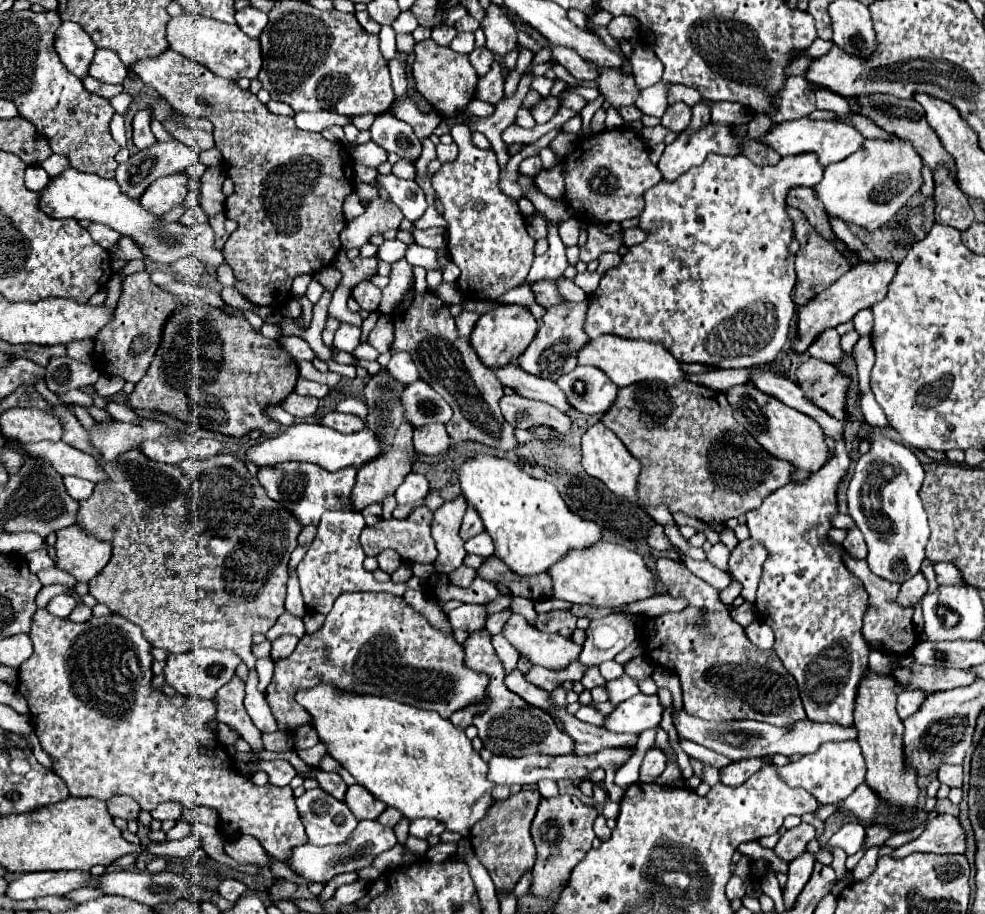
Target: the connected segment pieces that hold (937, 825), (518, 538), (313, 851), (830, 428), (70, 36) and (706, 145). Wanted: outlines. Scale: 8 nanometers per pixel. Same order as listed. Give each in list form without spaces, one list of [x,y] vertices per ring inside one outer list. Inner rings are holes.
[[[940,814],[930,822],[924,834],[892,852],[894,858],[904,858],[912,852],[934,852],[934,854],[964,854],[966,832],[958,816]]]
[[[480,454],[458,468],[462,494],[480,514],[486,532],[494,540],[494,556],[522,576],[546,572],[570,548],[586,548],[602,538],[596,522],[584,520],[566,508],[566,502],[546,480],[528,476],[508,458]]]
[[[362,820],[358,824],[358,828],[352,832],[352,836],[344,844],[322,846],[322,848],[320,846],[312,846],[312,844],[294,846],[290,850],[290,856],[286,858],[286,864],[300,878],[306,878],[310,882],[328,882],[336,874],[354,872],[358,868],[372,866],[374,858],[378,854],[394,848],[394,844],[396,844],[396,836],[394,836],[392,828],[386,828],[386,826],[382,826],[378,822],[372,822],[372,820]]]
[[[762,372],[752,374],[752,382],[760,392],[812,416],[822,426],[824,434],[838,442],[834,456],[818,472],[810,474],[806,480],[788,482],[766,496],[760,508],[748,510],[746,524],[750,528],[750,538],[758,540],[768,550],[754,606],[758,618],[774,630],[774,652],[796,678],[806,716],[814,722],[850,726],[858,684],[868,670],[870,648],[862,636],[862,618],[870,604],[858,578],[846,570],[844,546],[828,538],[832,518],[838,514],[836,490],[850,466],[850,456],[840,436],[842,424],[814,406],[788,378]]]
[[[62,22],[54,36],[54,48],[72,74],[76,74],[78,78],[84,78],[88,74],[96,46],[82,30],[82,26],[74,22]]]
[[[708,124],[702,130],[692,134],[680,134],[670,146],[666,146],[658,170],[662,172],[662,180],[674,182],[680,174],[704,162],[710,152],[718,154],[740,154],[740,142],[732,134],[732,126],[728,124]]]

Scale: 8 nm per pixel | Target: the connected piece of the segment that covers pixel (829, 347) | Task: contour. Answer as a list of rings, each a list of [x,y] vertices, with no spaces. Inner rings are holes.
[[[824,330],[808,348],[810,356],[826,360],[830,364],[836,364],[840,360],[840,336],[836,330]]]

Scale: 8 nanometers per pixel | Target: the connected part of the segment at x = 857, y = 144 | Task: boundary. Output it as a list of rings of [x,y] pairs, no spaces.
[[[800,118],[794,122],[782,122],[782,124],[774,124],[770,128],[770,132],[766,134],[764,142],[768,146],[772,146],[780,156],[788,156],[788,154],[800,154],[800,152],[814,152],[820,158],[822,166],[840,162],[844,158],[848,158],[852,152],[860,150],[864,146],[864,138],[862,134],[842,122],[824,122],[824,120],[810,120],[810,118]]]

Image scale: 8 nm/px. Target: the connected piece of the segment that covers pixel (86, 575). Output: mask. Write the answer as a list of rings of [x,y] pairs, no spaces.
[[[76,524],[56,532],[56,566],[76,578],[76,582],[90,582],[108,564],[112,546],[84,534]]]

